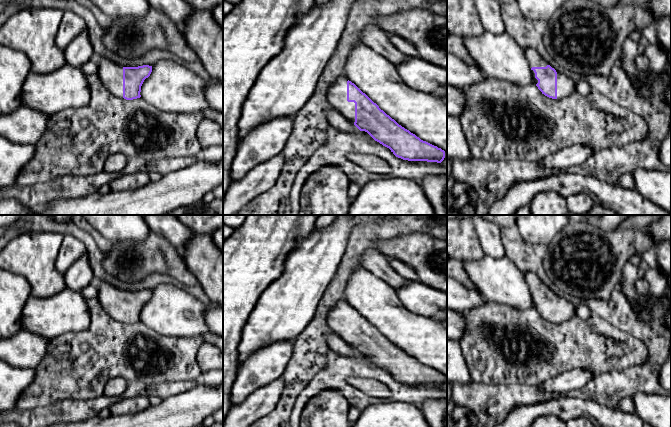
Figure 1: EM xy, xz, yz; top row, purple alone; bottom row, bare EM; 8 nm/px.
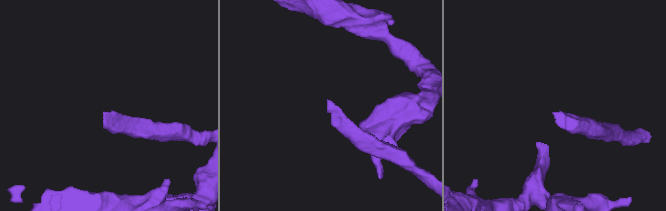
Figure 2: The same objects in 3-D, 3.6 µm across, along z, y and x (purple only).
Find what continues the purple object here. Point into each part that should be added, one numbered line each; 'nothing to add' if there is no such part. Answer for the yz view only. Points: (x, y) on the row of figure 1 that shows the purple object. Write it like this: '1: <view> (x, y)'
1: yz (534, 58)

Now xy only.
1: xy (110, 73)

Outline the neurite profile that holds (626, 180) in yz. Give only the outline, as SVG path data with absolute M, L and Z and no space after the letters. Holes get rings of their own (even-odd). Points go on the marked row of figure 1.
M631 173L623 174L619 178L617 185L626 189L635 189L635 181L634 181L633 175Z

